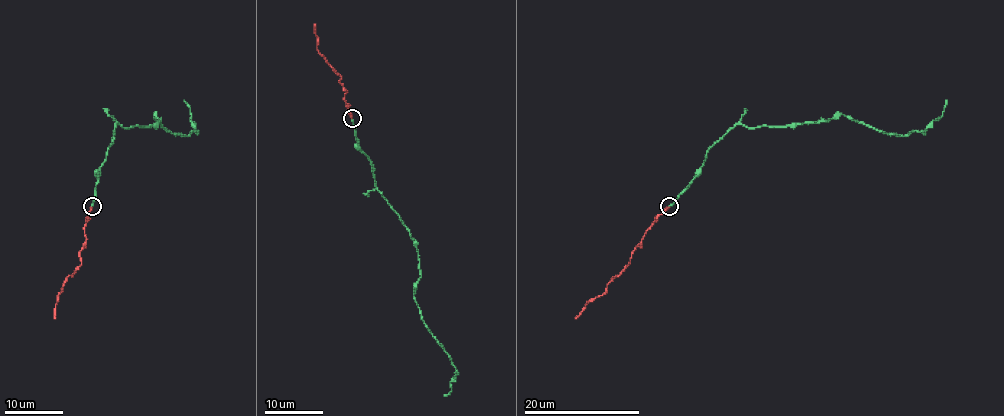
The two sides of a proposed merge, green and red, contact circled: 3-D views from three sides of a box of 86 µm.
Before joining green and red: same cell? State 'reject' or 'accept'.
reject

